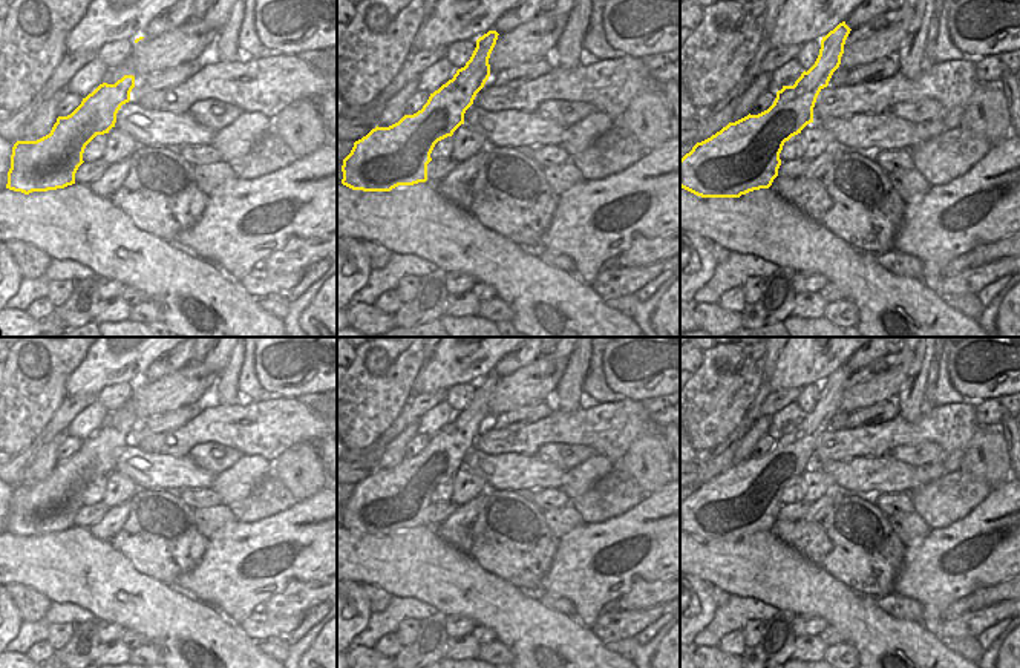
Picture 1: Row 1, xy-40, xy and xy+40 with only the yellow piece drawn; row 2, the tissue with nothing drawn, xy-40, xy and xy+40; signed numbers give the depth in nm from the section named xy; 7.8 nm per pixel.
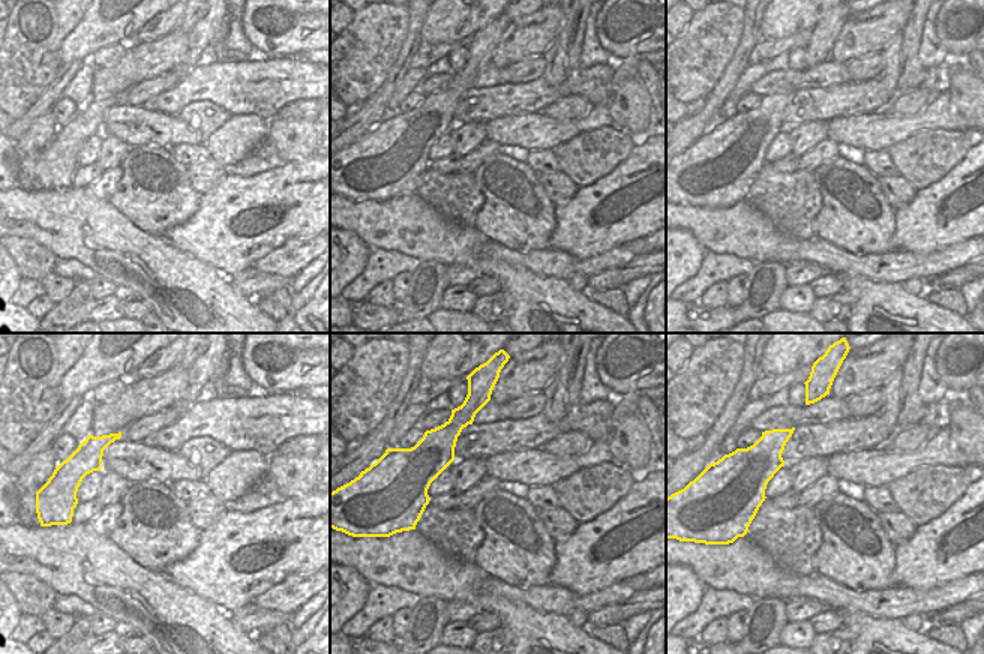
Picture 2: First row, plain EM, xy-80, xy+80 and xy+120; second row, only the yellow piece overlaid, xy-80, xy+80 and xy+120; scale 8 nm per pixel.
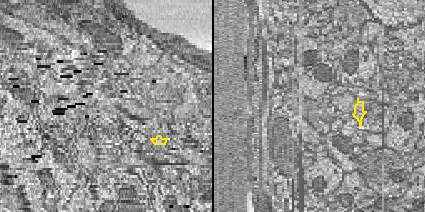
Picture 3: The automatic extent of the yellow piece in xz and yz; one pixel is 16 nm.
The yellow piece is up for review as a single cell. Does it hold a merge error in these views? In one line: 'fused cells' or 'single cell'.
single cell

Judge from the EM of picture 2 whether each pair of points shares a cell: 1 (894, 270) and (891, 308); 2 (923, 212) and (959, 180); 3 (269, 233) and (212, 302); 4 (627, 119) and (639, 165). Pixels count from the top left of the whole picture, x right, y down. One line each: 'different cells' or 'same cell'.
1: different cells
2: same cell
3: different cells
4: different cells

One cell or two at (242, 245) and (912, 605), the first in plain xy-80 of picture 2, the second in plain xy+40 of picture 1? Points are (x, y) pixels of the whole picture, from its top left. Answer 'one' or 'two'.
two

